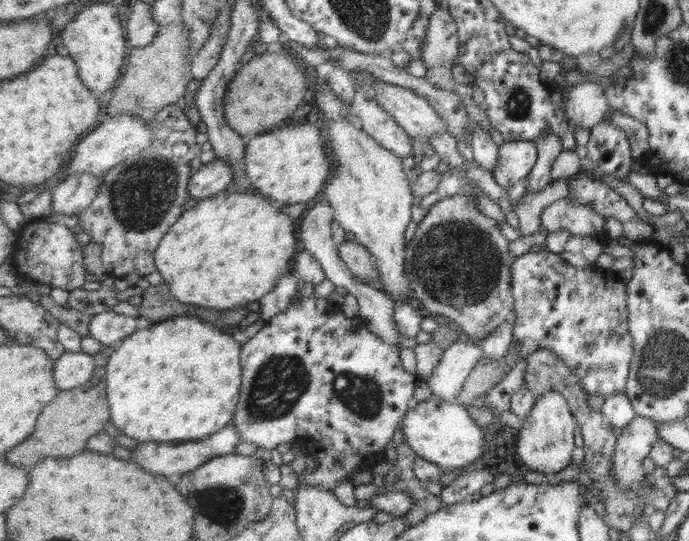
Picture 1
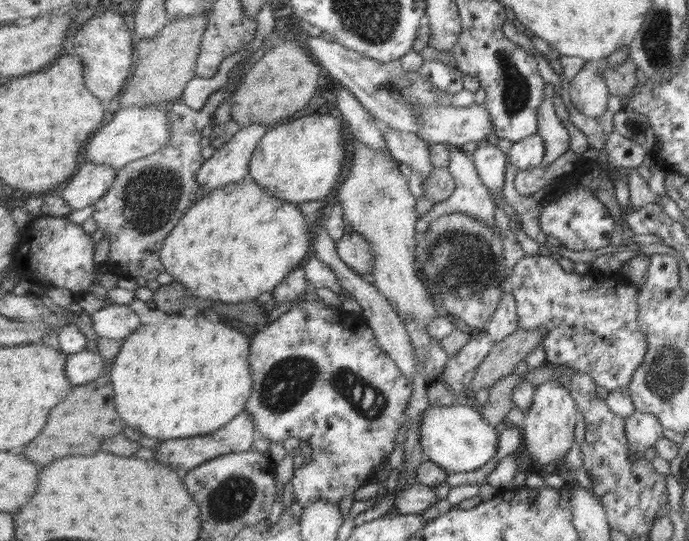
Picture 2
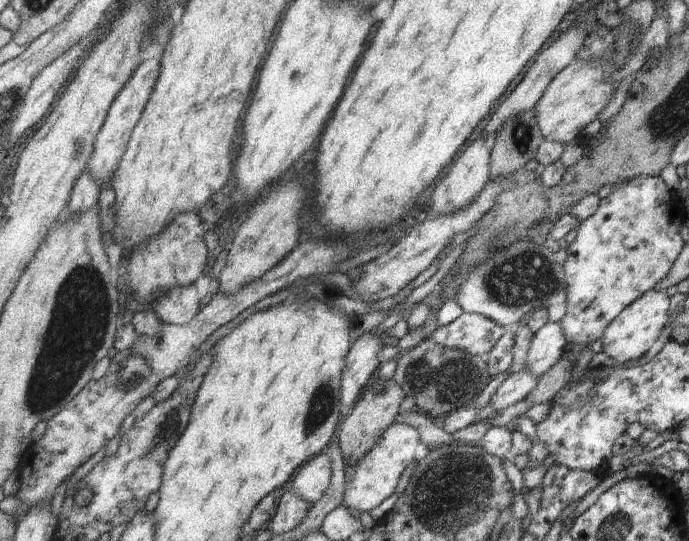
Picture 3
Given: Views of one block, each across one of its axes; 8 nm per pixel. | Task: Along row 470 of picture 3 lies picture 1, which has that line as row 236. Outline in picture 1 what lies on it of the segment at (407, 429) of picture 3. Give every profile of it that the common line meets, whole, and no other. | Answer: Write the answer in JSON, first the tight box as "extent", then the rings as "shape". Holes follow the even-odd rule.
{"extent":[322,118,415,303],"shape":[[[338,118],[327,126],[330,155],[338,165],[324,186],[322,198],[334,208],[334,218],[355,242],[366,246],[375,255],[382,272],[378,283],[393,300],[415,303],[410,294],[412,284],[406,273],[405,230],[413,220],[414,191],[411,173],[403,169],[401,157],[377,142],[365,130]]]}

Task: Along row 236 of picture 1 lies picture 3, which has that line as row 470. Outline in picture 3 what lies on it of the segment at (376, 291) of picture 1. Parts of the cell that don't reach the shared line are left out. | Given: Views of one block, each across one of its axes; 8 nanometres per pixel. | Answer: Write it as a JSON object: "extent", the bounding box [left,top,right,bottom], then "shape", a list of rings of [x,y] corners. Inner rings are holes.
{"extent":[292,451,333,504],"shape":[[[324,451],[297,471],[292,480],[292,488],[308,503],[315,504],[329,490],[333,475],[331,457]]]}

